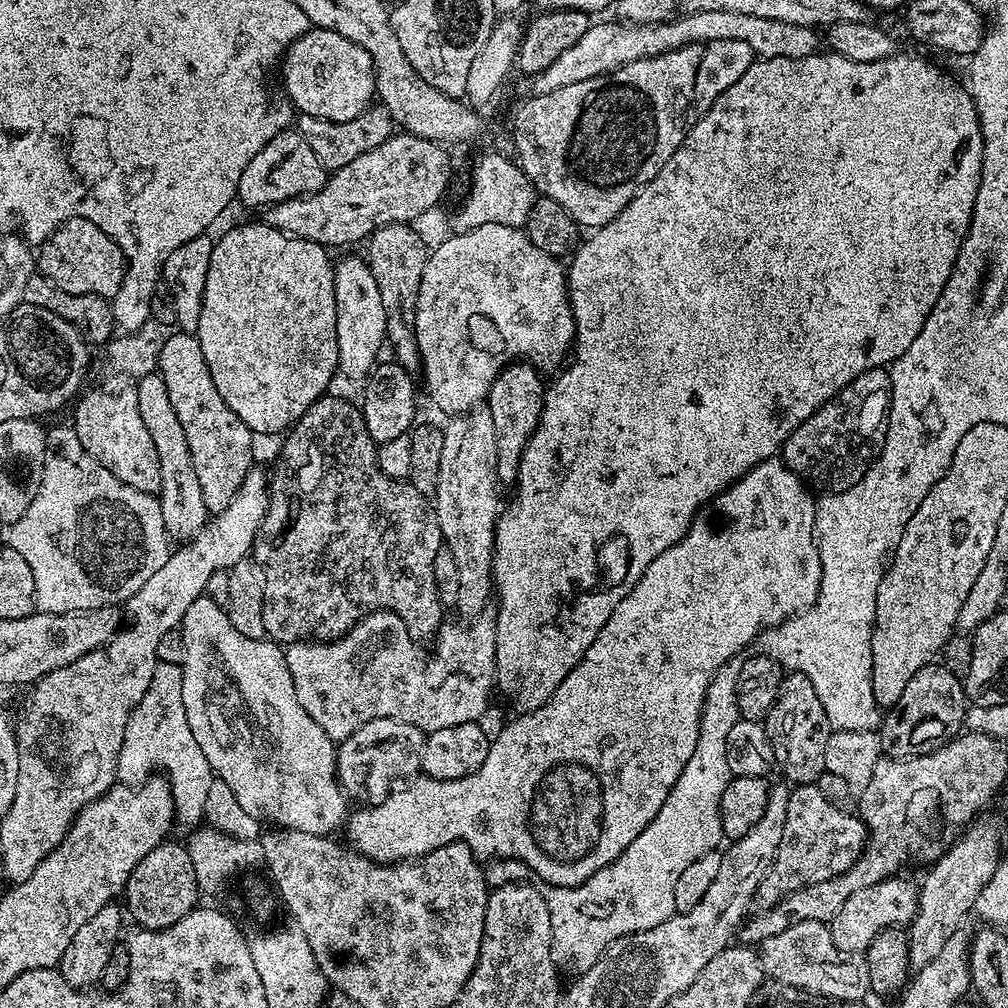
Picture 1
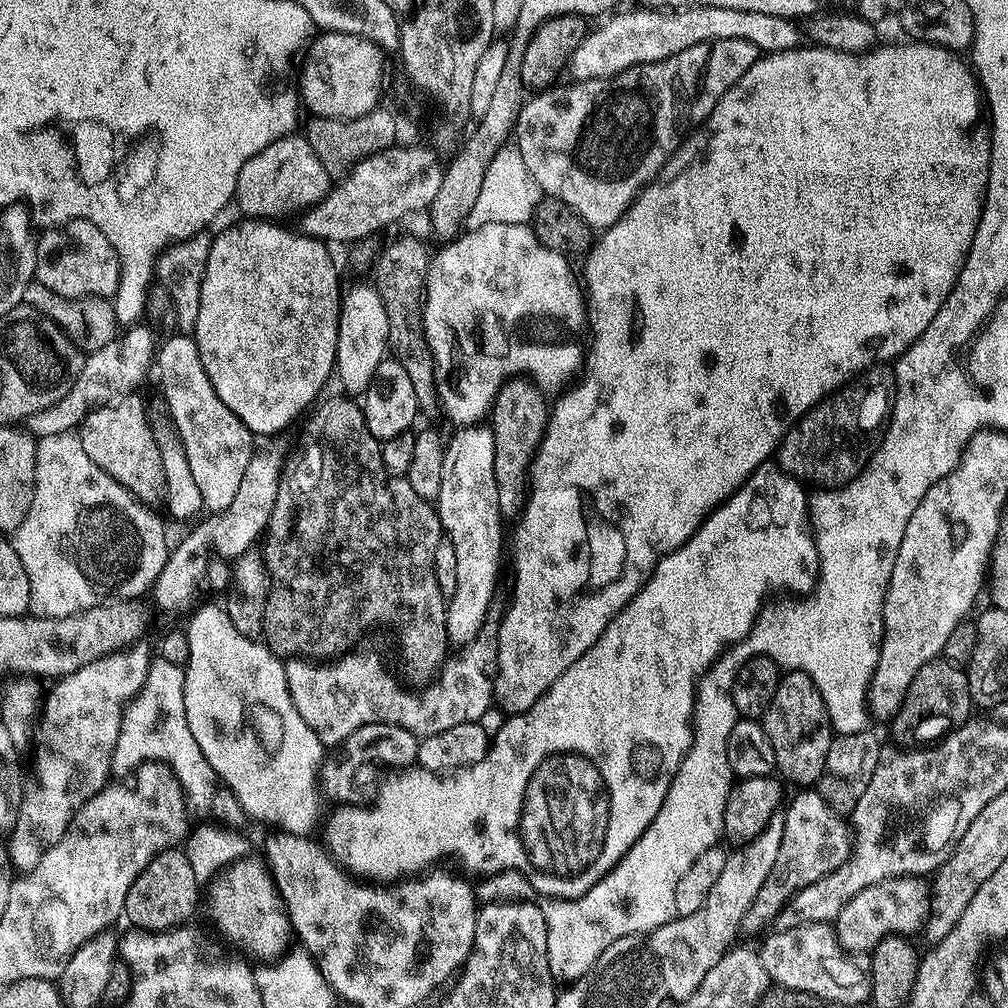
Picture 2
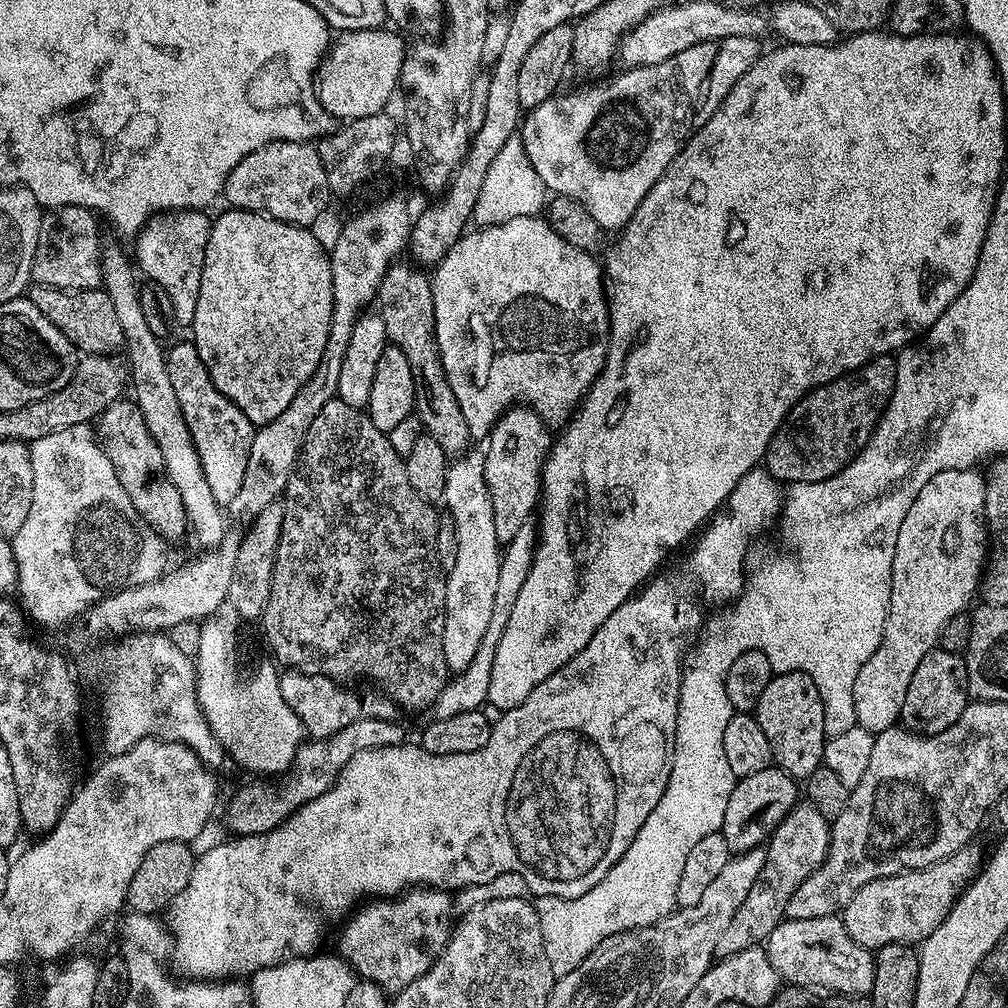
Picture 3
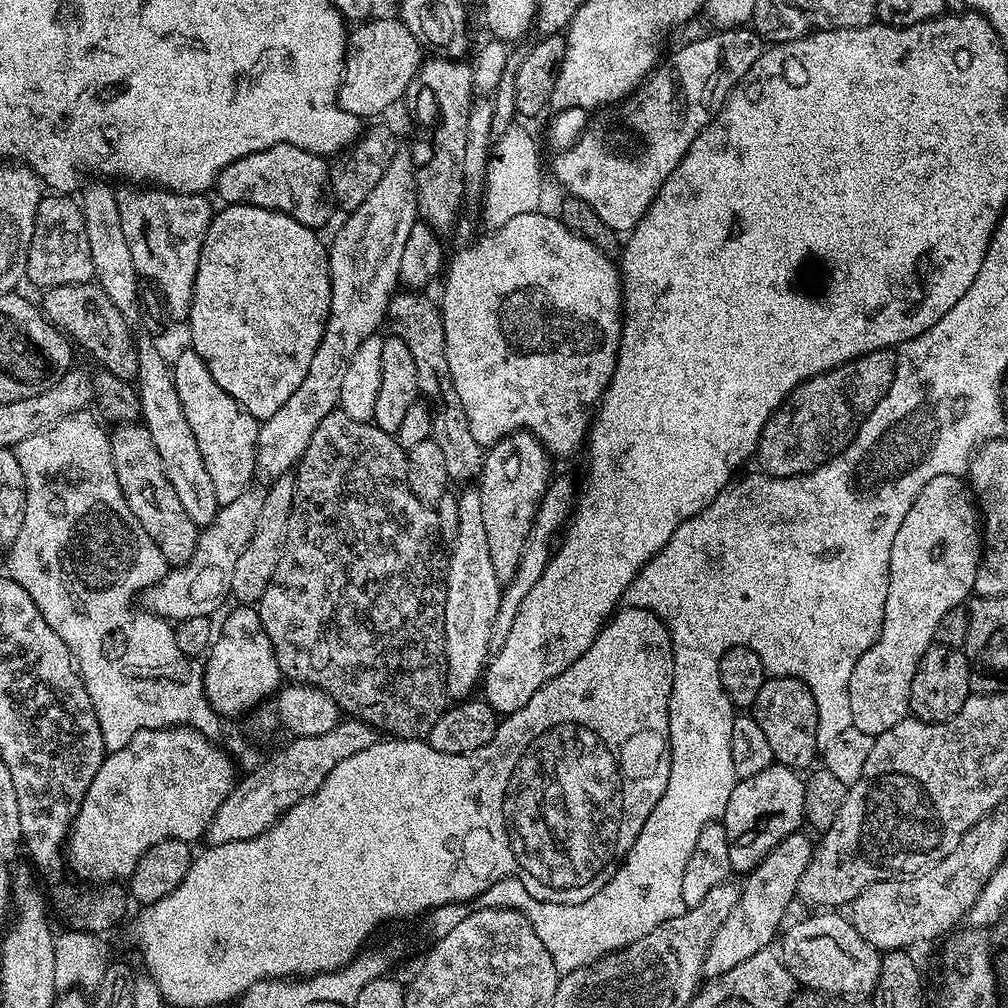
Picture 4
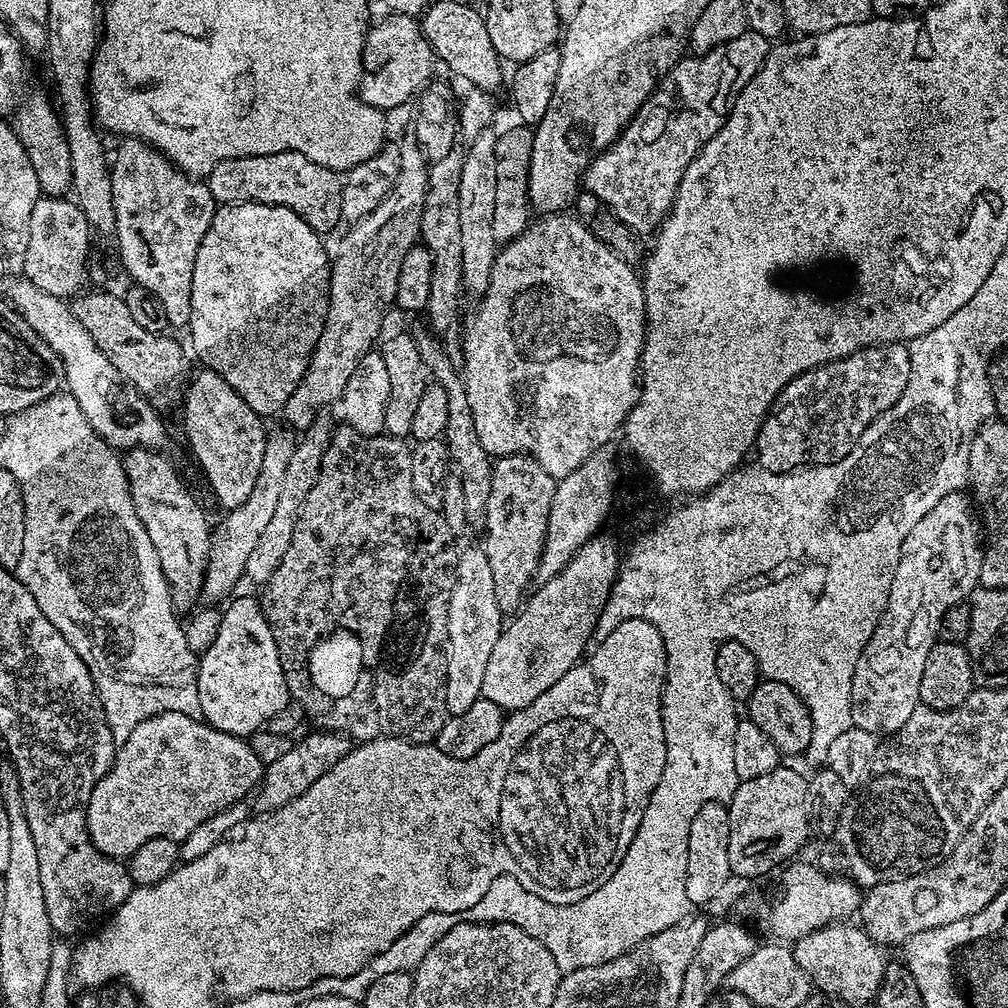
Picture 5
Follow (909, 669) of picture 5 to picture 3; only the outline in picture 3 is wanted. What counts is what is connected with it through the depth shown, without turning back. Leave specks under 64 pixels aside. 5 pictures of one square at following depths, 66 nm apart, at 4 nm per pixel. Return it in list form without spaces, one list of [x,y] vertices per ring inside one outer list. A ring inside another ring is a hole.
[[[971,466],[969,468],[942,470],[938,474],[934,474],[934,478],[930,478],[930,482],[926,482],[926,486],[922,486],[918,498],[910,506],[910,510],[902,522],[902,530],[898,530],[898,542],[896,543],[894,562],[892,563],[890,602],[888,603],[884,633],[880,639],[878,650],[874,650],[874,654],[870,654],[870,658],[862,666],[862,670],[858,670],[858,678],[854,678],[854,714],[856,715],[856,723],[867,732],[873,734],[881,732],[893,727],[899,721],[902,702],[906,698],[906,686],[910,686],[910,678],[914,678],[914,670],[918,670],[918,662],[922,662],[922,658],[926,658],[926,654],[937,647],[942,626],[946,626],[946,622],[950,622],[950,618],[954,618],[958,613],[965,611],[973,603],[973,601],[971,602],[972,595],[974,597],[977,595],[982,573],[986,568],[986,521],[984,518],[984,486],[986,480],[981,473],[979,476],[975,472],[976,470],[975,467]]]

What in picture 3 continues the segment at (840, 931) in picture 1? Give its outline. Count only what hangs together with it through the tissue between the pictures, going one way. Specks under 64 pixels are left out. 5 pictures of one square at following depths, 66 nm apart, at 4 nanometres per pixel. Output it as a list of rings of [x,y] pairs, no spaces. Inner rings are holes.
[[[969,842],[953,856],[929,868],[917,868],[914,872],[899,872],[897,876],[866,882],[866,886],[859,888],[842,909],[846,932],[854,942],[869,950],[891,944],[919,945],[927,936],[934,934],[934,930],[938,930],[953,904],[971,885],[981,867],[979,864],[980,848],[976,842]]]

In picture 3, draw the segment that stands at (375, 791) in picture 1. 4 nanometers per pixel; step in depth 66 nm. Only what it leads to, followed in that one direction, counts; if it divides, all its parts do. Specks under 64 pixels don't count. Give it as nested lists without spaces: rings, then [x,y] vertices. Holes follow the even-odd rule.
[[[361,716],[338,734],[322,740],[305,741],[296,752],[292,767],[294,782],[286,783],[279,792],[272,793],[268,786],[261,781],[254,781],[240,789],[228,804],[228,816],[224,819],[225,827],[236,836],[259,836],[274,829],[283,820],[287,820],[292,813],[314,798],[321,797],[333,785],[348,764],[350,758],[362,750],[388,748],[391,745],[405,741],[403,730],[397,721],[382,720],[376,717]]]

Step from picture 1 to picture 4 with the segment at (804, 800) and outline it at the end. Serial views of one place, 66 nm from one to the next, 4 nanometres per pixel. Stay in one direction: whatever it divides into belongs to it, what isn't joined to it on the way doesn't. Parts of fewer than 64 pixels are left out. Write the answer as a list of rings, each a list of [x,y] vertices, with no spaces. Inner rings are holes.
[[[798,831],[787,836],[763,862],[743,877],[744,884],[740,888],[738,902],[730,914],[726,914],[718,930],[714,930],[714,936],[708,943],[702,967],[705,977],[718,978],[738,966],[738,962],[746,962],[746,958],[758,954],[758,950],[773,947],[772,939],[775,941],[781,931],[784,910],[791,902],[792,894],[794,898],[797,893],[808,863],[812,860],[814,840],[804,835],[803,831]]]

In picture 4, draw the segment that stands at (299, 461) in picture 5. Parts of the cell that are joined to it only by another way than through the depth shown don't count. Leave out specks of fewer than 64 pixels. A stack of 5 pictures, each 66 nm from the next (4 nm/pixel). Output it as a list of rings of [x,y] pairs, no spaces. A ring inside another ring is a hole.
[[[291,475],[277,477],[272,483],[272,490],[268,492],[268,499],[264,504],[264,513],[260,516],[260,524],[256,528],[254,538],[238,558],[238,566],[234,568],[232,579],[232,596],[241,605],[252,606],[263,597],[268,589],[271,575],[278,566],[280,554],[284,550],[284,542],[288,534],[288,519],[292,513],[292,506],[296,500],[296,481]]]

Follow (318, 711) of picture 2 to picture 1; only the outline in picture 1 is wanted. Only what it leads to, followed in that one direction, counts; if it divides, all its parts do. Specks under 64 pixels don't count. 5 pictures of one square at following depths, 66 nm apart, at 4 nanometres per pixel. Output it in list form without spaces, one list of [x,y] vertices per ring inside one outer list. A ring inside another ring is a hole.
[[[489,606],[471,621],[472,629],[467,632],[464,628],[448,628],[441,627],[438,635],[435,637],[434,651],[431,653],[433,658],[438,658],[438,662],[434,662],[432,670],[424,672],[426,678],[412,678],[412,668],[404,668],[404,635],[408,633],[406,626],[402,622],[402,618],[398,618],[393,612],[385,612],[383,610],[372,612],[369,616],[359,620],[357,624],[340,639],[331,641],[329,648],[308,648],[308,652],[286,652],[288,657],[288,669],[290,670],[290,678],[294,680],[294,694],[298,694],[298,702],[302,706],[302,710],[306,710],[306,714],[310,714],[310,718],[314,722],[318,722],[318,726],[322,728],[333,742],[341,742],[348,736],[354,734],[359,727],[373,722],[374,719],[394,719],[400,720],[402,723],[413,724],[420,731],[427,734],[434,730],[446,730],[446,726],[458,726],[459,724],[471,724],[479,721],[480,715],[488,708],[488,695],[494,692],[494,677],[496,675],[496,608]]]

